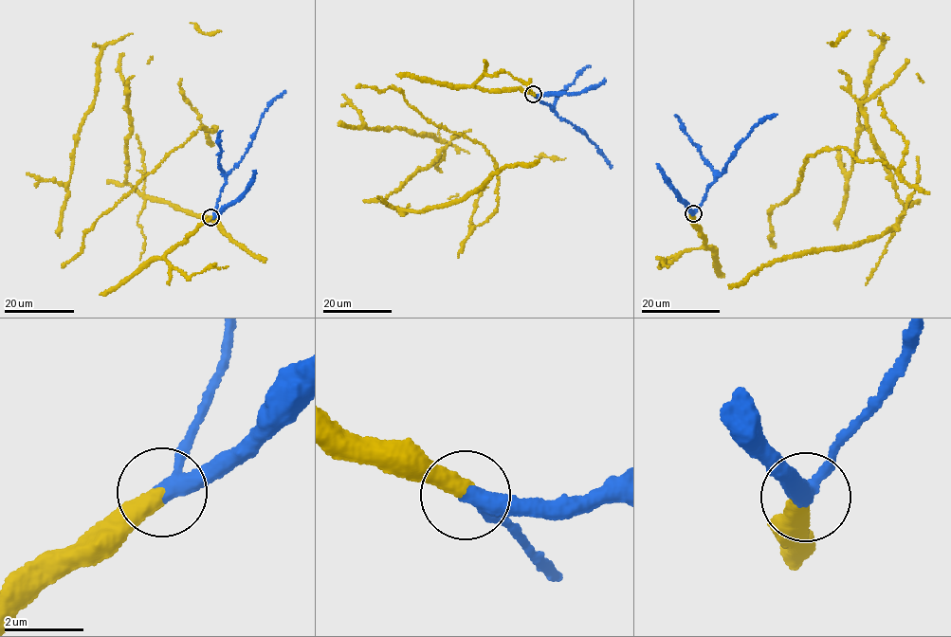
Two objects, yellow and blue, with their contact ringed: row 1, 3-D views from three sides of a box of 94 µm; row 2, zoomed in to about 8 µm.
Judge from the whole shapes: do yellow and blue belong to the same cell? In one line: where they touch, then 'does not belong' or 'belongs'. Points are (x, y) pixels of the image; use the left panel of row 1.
(210, 217) | belongs

